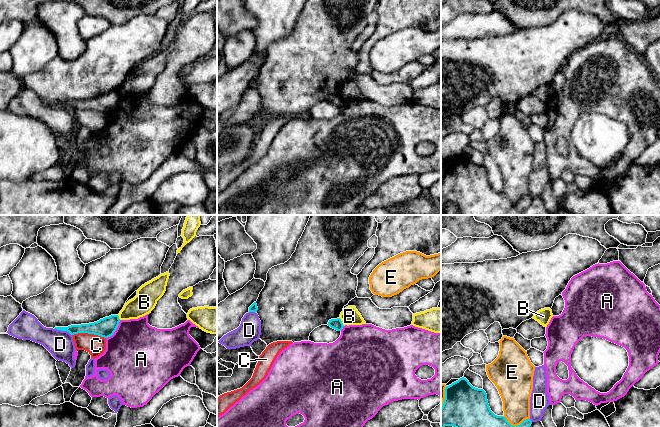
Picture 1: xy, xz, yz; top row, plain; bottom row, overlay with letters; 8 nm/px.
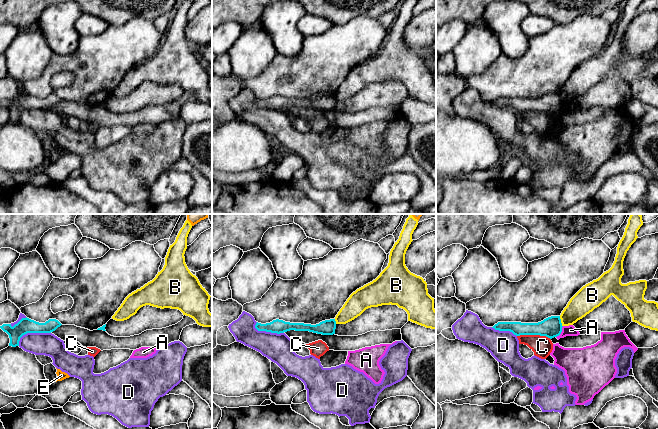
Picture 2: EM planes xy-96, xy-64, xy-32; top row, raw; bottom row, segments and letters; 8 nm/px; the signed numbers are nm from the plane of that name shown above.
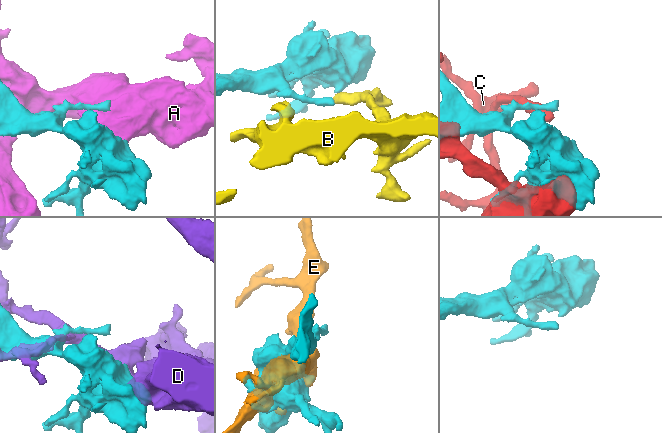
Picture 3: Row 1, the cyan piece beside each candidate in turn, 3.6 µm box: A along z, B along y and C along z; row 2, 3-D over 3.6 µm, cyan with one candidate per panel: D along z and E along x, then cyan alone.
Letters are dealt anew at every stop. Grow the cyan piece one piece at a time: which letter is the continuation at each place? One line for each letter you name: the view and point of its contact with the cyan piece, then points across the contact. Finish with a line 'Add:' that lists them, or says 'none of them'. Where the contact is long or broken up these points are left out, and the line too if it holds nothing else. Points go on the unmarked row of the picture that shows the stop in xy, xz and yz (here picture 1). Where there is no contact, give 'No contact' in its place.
Add: none of them

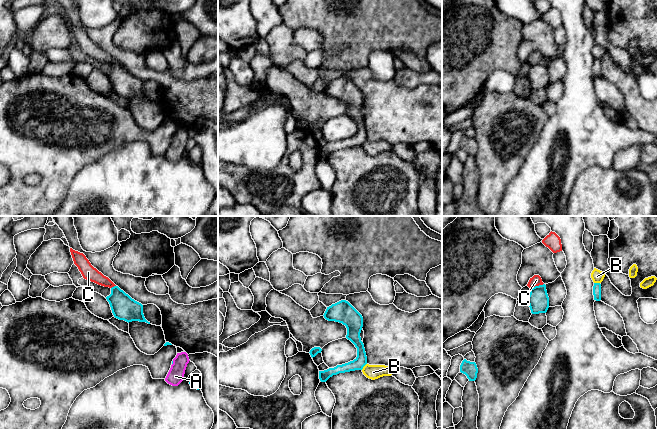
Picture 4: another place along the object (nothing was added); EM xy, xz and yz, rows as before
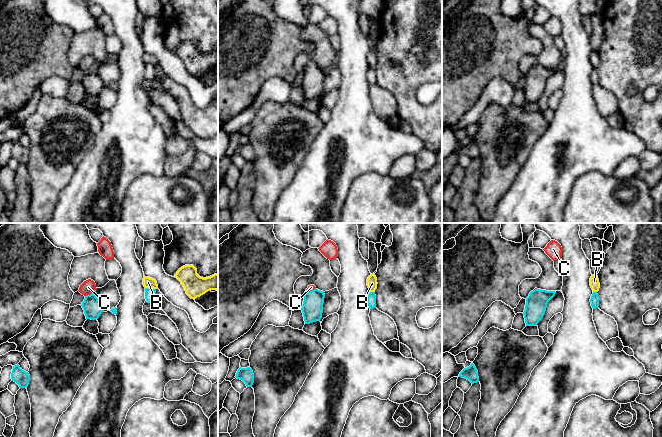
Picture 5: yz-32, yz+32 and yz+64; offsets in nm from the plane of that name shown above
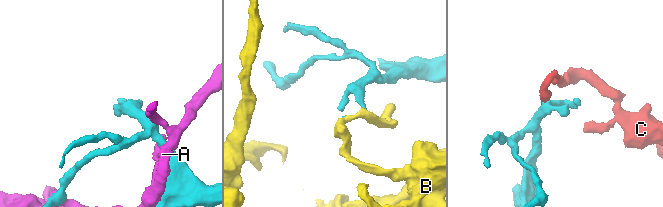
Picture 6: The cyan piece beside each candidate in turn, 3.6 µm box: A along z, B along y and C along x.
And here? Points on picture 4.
C: Touches cyan at yz (536, 62). Path across: yz (538, 76), (536, 62), (536, 56)
Add: C

